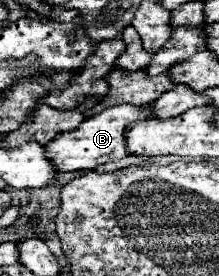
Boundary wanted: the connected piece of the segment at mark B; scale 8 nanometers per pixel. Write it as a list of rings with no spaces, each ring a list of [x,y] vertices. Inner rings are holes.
[[[120,104],[114,108],[106,108],[100,114],[90,116],[84,120],[76,130],[64,132],[62,136],[56,136],[48,146],[46,146],[46,156],[56,164],[60,172],[72,172],[72,170],[94,170],[100,164],[112,162],[112,160],[122,160],[130,156],[126,152],[126,128],[132,122],[140,120],[150,120],[154,118],[154,106],[152,104]]]

